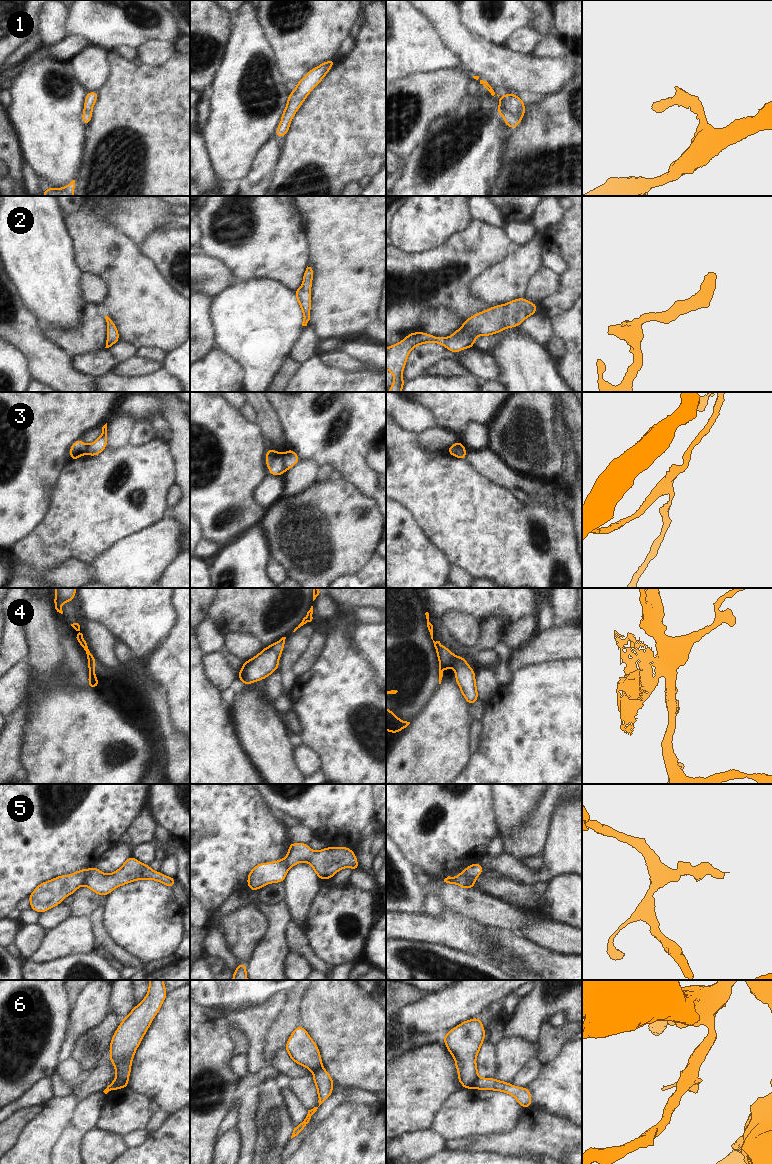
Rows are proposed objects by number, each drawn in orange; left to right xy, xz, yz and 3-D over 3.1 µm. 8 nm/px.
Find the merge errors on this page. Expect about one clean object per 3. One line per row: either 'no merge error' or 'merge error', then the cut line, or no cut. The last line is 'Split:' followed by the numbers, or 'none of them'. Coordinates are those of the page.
1: no merge error | no cut
2: no merge error | no cut
3: merge error | xz (282, 454), (285, 470)
4: merge error | yz (435, 642), (437, 652)
5: merge error | yz (465, 868), (465, 871), (474, 879)
6: merge error | xz (322, 1067), (313, 1072)
Split: 3, 4, 5, 6

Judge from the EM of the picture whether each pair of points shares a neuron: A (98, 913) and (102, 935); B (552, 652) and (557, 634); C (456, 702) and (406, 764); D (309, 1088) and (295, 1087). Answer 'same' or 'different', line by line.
A: same
B: same
C: same
D: same

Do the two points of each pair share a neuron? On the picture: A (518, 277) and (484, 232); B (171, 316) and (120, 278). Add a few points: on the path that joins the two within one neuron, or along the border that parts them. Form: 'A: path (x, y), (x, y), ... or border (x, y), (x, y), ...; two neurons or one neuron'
A: border (509, 251), (505, 257), (484, 271); two neurons
B: path (158, 316), (133, 291); one neuron

